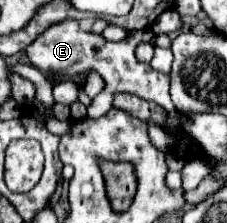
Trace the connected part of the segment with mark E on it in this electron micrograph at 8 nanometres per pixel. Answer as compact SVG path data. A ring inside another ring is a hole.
M64 20L60 24L46 28L44 32L40 32L34 38L34 42L26 46L26 56L28 56L30 64L34 68L42 70L46 76L74 78L76 72L94 68L106 80L106 86L87 108L87 117L89 118L104 116L112 108L112 100L118 92L130 92L130 94L140 96L144 100L154 100L166 112L176 112L176 108L170 100L170 78L166 74L154 70L150 64L138 62L134 58L136 46L140 42L150 42L152 38L154 38L154 32L150 28L142 28L142 30L130 30L128 36L120 42L108 42L102 34L82 30L76 20Z

